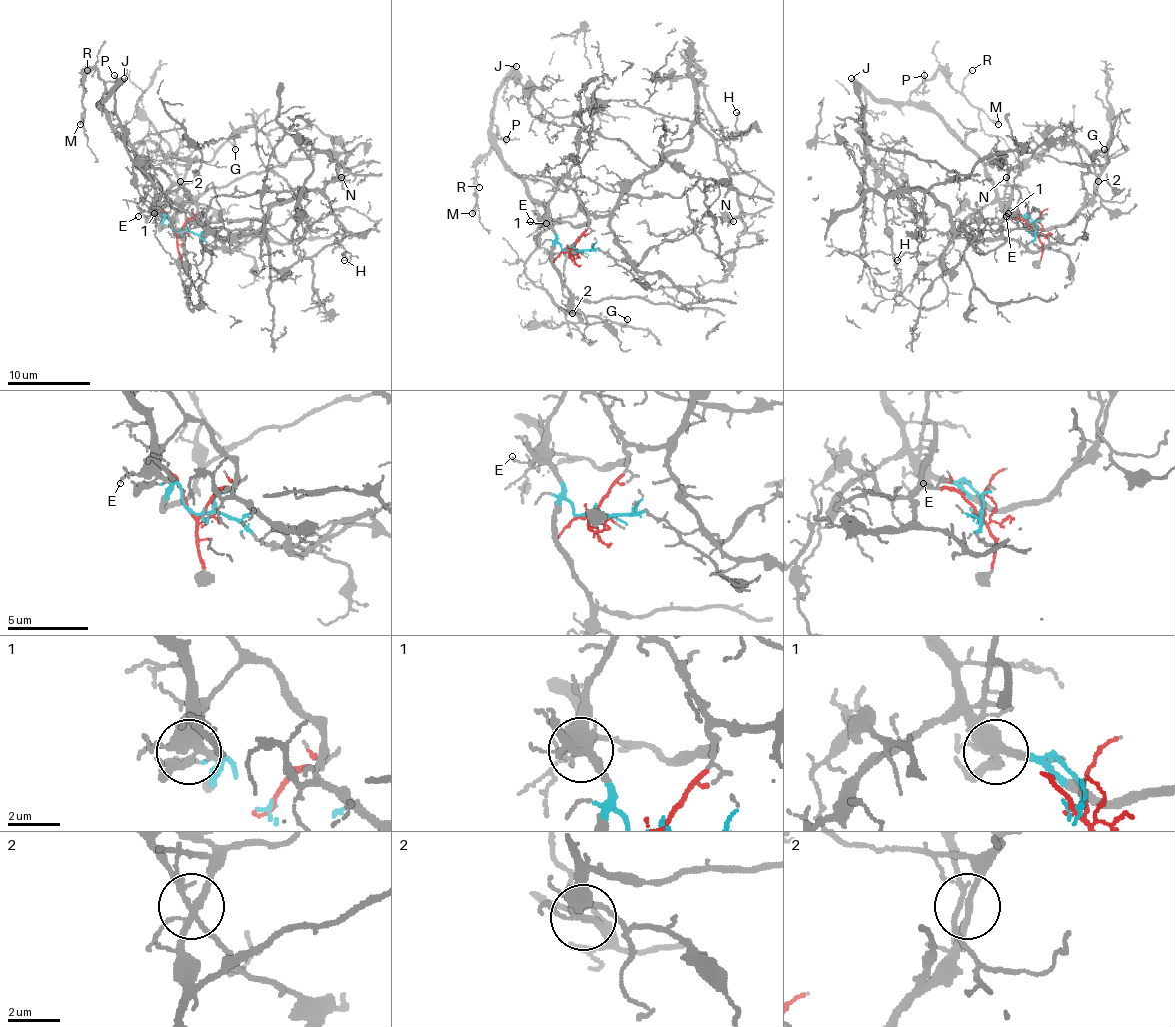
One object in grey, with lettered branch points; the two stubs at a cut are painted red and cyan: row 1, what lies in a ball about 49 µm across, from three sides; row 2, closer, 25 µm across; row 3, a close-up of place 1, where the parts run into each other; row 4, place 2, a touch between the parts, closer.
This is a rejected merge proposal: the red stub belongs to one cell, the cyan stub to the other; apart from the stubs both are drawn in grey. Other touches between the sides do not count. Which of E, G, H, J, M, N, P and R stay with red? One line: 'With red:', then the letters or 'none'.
With red: H, N

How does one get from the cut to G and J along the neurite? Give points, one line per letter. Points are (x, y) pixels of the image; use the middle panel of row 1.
G: (568, 249), (562, 251), (558, 241), (551, 251), (570, 311), (584, 323), (628, 319)
J: (568, 249), (562, 251), (545, 210), (494, 144), (496, 90), (516, 65)

